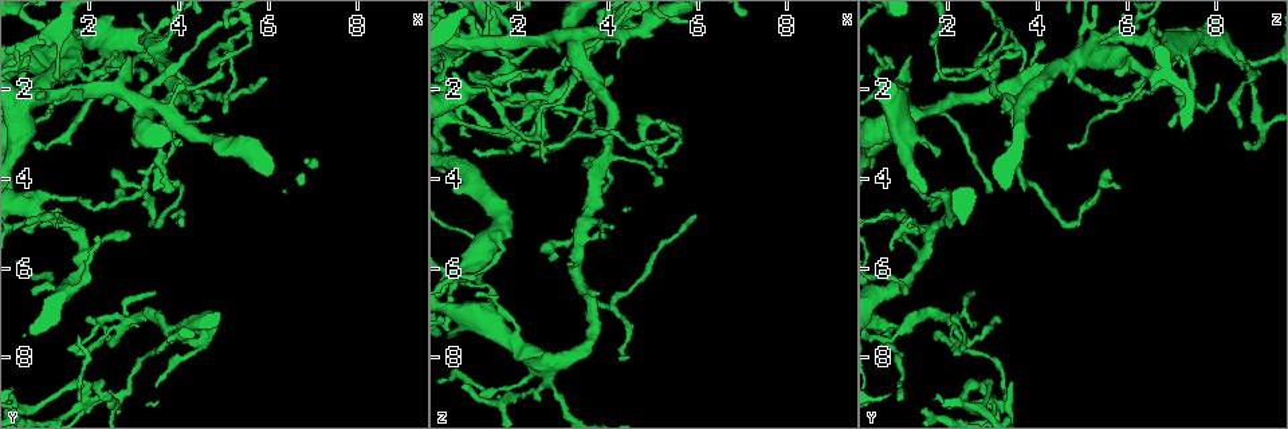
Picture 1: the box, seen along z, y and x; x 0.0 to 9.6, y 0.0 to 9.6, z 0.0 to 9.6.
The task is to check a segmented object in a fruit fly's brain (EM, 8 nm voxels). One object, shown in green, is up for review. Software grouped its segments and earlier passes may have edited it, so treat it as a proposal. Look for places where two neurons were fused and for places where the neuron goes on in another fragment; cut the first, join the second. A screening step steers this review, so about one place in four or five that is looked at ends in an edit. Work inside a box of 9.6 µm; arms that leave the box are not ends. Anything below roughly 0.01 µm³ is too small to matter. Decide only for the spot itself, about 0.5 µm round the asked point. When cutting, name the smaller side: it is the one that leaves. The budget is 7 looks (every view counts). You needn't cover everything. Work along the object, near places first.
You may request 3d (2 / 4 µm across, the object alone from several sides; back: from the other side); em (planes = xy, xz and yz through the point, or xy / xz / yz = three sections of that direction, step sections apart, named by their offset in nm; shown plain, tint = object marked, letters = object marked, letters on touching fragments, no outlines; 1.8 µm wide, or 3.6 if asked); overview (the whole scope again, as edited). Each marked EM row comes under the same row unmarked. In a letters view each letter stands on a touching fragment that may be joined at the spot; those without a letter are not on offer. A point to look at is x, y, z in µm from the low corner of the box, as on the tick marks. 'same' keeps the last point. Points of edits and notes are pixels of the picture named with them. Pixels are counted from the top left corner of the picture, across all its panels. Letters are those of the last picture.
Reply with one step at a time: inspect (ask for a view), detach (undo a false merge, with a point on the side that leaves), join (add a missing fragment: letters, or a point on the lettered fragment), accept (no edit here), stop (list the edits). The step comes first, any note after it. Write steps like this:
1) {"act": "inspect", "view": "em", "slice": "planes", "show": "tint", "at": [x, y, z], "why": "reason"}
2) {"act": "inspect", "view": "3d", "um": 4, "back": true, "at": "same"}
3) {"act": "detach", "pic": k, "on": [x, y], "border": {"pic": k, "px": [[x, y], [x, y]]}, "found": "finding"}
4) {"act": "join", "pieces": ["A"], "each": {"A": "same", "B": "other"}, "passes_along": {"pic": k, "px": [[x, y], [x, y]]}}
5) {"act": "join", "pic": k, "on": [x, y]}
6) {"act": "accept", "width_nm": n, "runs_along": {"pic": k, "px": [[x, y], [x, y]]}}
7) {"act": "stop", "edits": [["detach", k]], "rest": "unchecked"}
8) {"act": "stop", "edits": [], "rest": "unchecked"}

{"act": "inspect", "view": "3d", "um": 4, "at": [2.25, 1.65, 3.15], "why": "abrupt turn"}

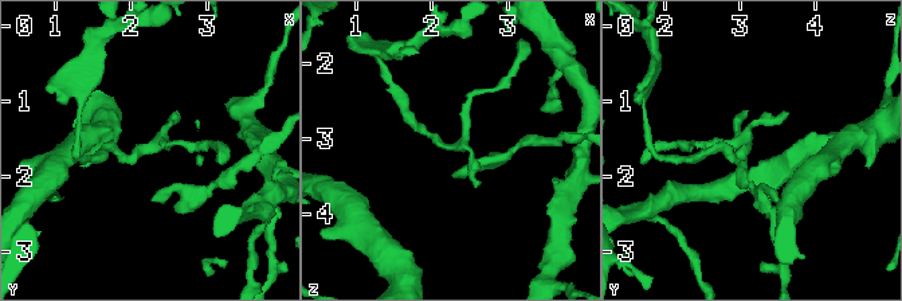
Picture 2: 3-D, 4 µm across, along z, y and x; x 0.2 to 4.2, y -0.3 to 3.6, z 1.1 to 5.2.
{"act": "inspect", "view": "em", "slice": "yz", "step": 8, "show": "tint", "at": [2.30, 1.60, 3.10], "why": "shape alone is not enough"}

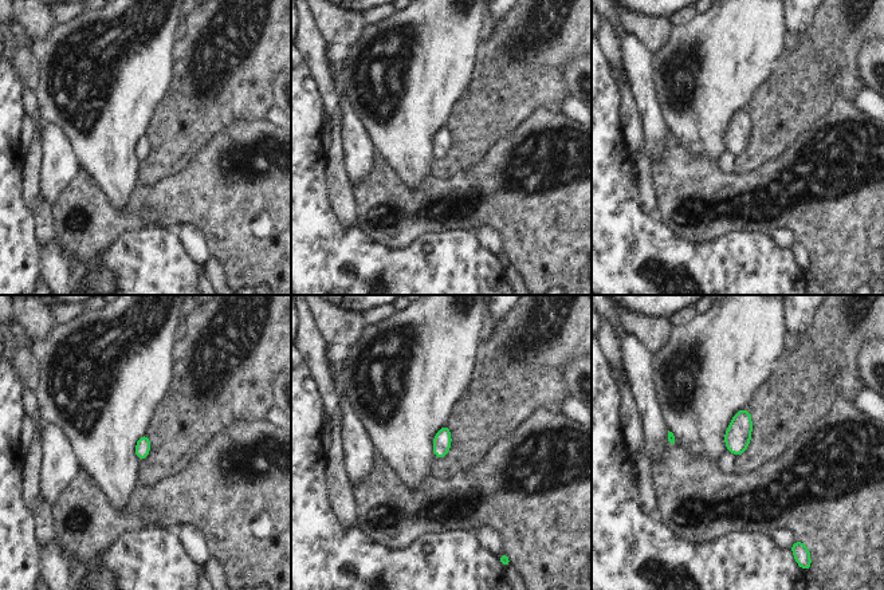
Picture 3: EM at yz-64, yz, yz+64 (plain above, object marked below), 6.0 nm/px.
{"act": "inspect", "view": "em", "slice": "planes", "show": "letters", "at": "same"}

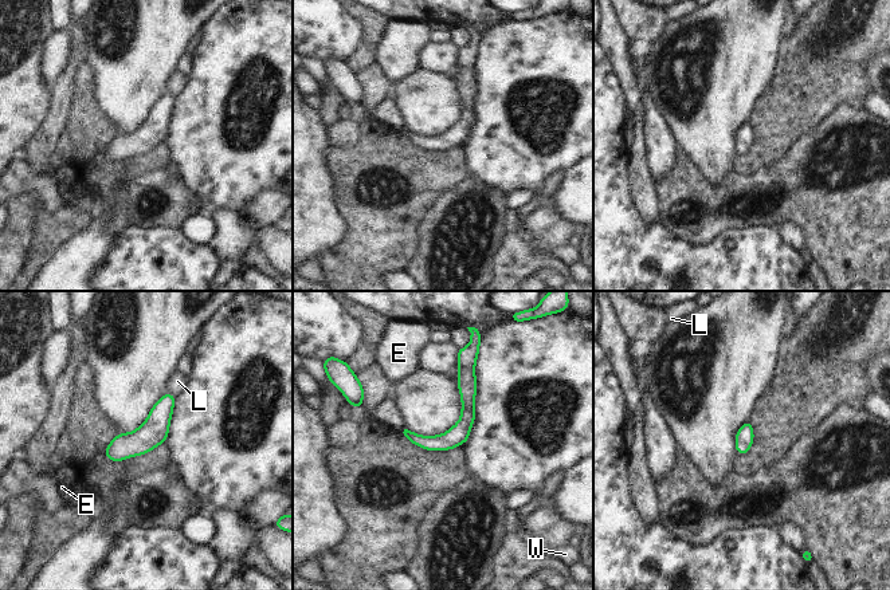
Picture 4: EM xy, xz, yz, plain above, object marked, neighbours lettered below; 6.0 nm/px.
{"act": "accept", "each": {"E": "other", "L": "other", "W": "other"}, "found": "all the same neuron"}

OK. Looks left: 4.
{"act": "inspect", "view": "3d", "um": 2, "at": [2.90, 1.45, 8.85], "why": "narrows sharply"}

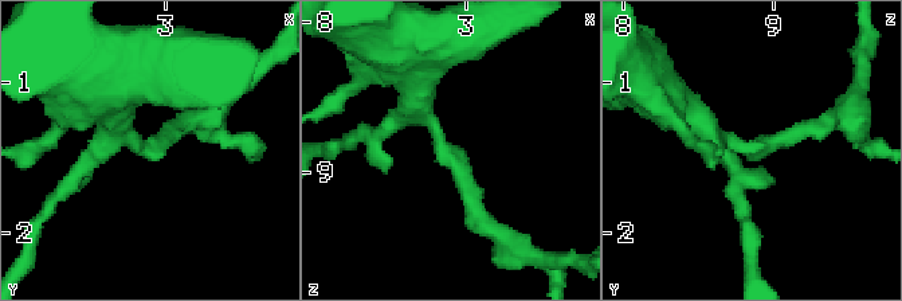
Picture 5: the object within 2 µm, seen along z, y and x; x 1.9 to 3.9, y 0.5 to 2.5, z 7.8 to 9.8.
{"act": "inspect", "view": "em", "slice": "yz", "step": 4, "show": "tint", "at": [2.88, 1.42, 8.92], "arms": 3}

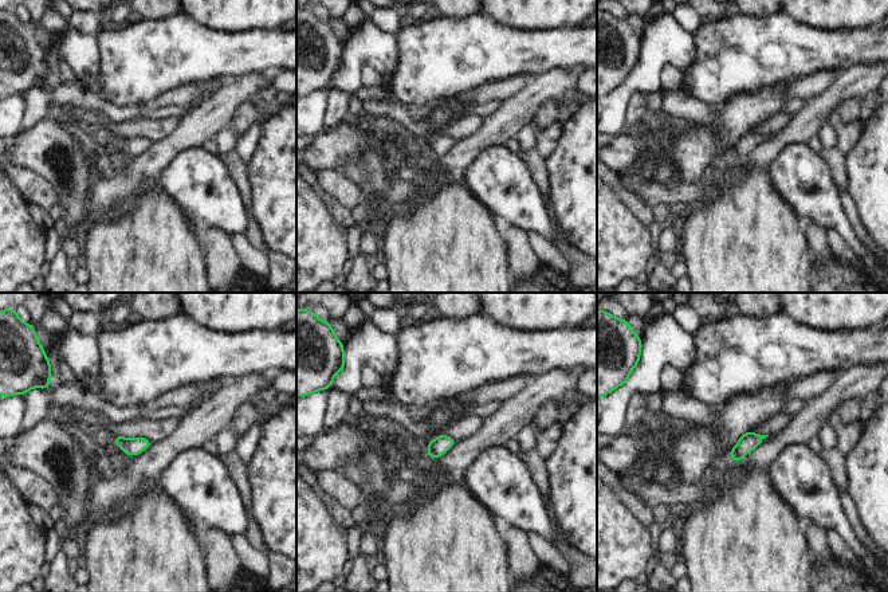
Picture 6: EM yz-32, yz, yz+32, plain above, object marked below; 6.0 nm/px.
{"act": "inspect", "view": "em", "slice": "planes", "show": "letters", "at": "same"}

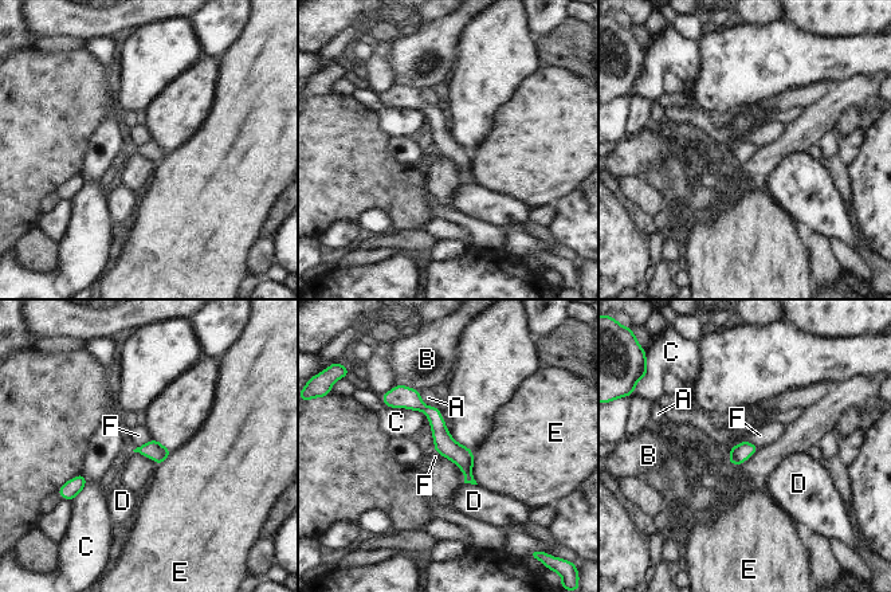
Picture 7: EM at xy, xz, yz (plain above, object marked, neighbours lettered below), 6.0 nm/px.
{"act": "accept", "width_nm": 110, "each": {"A": "other", "B": "other", "C": "other", "D": "other", "E": "other", "F": "other"}, "border": {"pic": 7, "px": [[152, 439], [133, 450]]}, "found": "all the same neuron"}

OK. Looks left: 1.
{"act": "inspect", "view": "em", "slice": "planes", "show": "letters", "at": [3.80, 4.30, 3.00], "why": "branch stops here"}

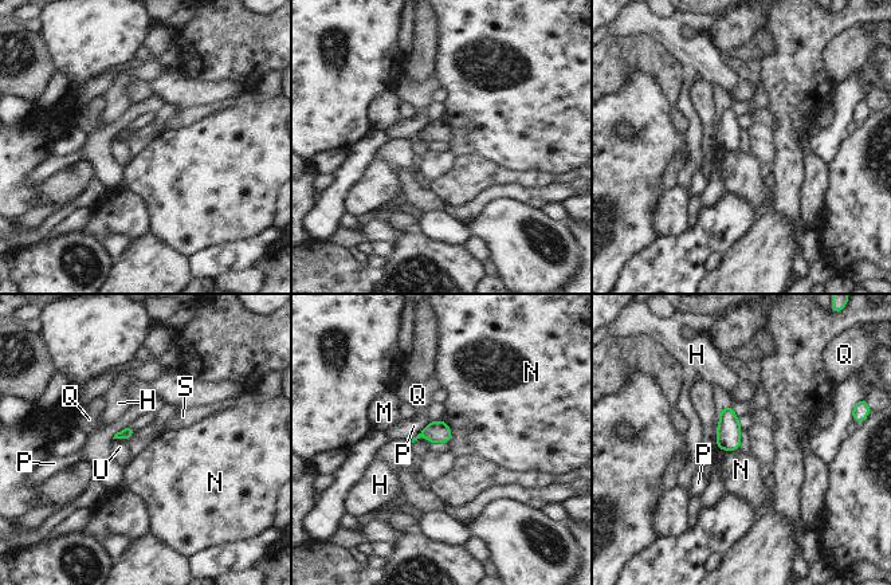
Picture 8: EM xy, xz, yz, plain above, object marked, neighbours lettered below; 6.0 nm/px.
{"act": "accept", "longest_contact_nm": ["P", 170], "each": {"H": "other", "M": "other", "N": "other", "P": "other", "Q": "other", "S": "other", "U": "other"}, "border": {"pic": 8, "px": [[442, 419], [451, 431], [450, 442]]}, "found": "no lettered fragment goes on from it"}

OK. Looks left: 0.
{"act": "stop", "edits": [], "rest": "unchecked"}

